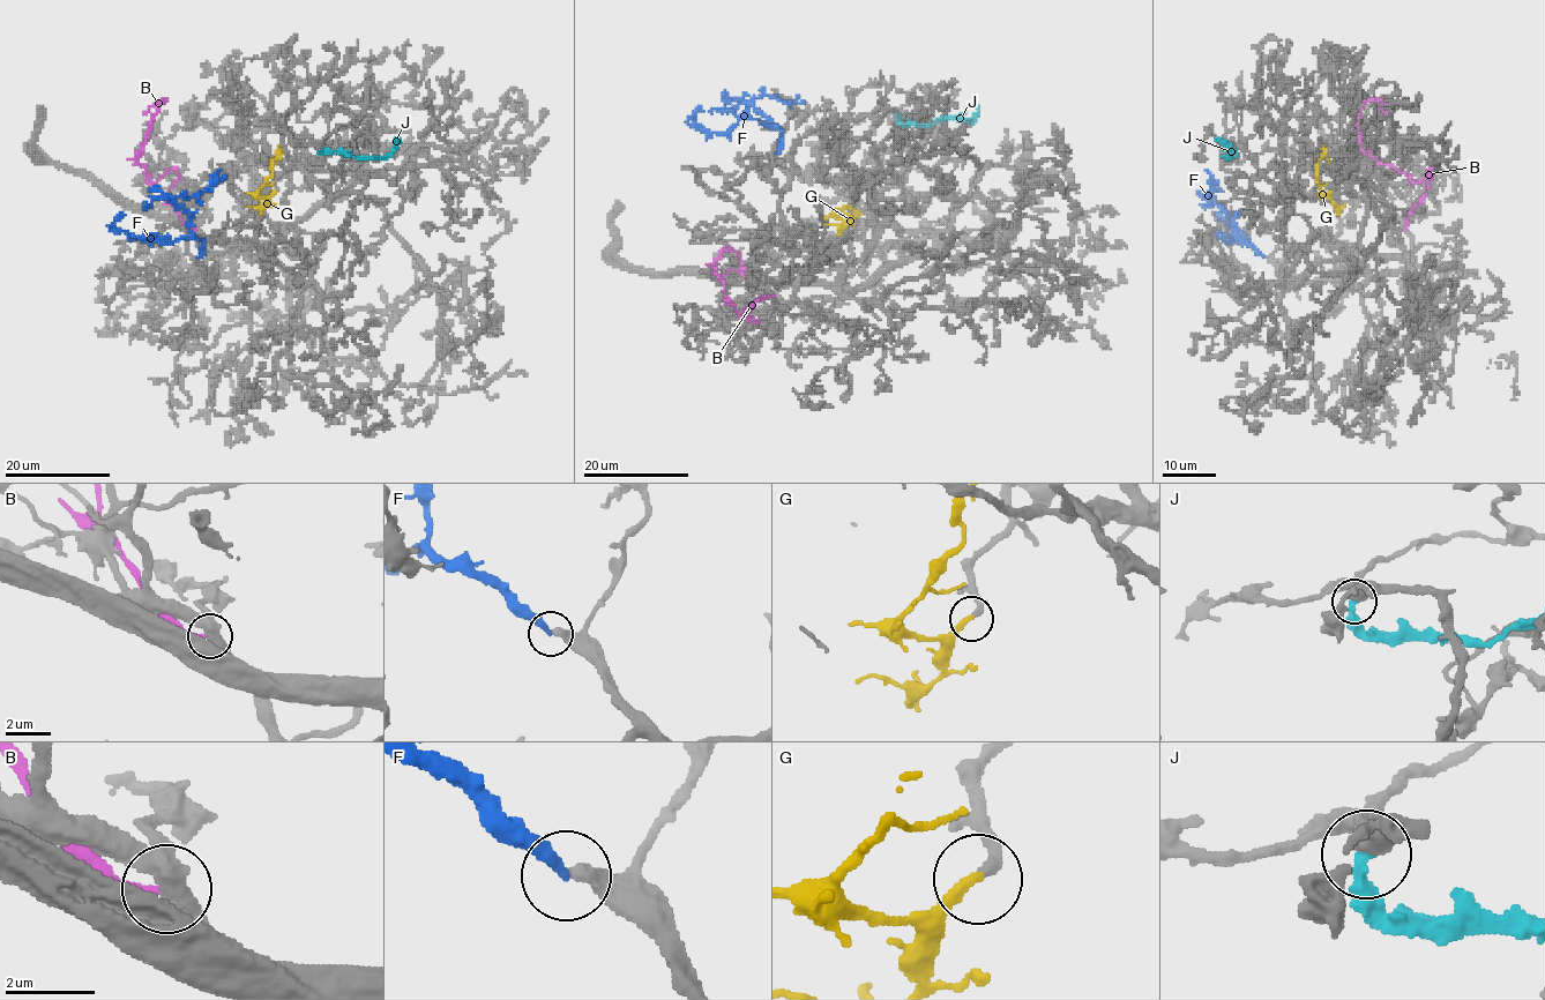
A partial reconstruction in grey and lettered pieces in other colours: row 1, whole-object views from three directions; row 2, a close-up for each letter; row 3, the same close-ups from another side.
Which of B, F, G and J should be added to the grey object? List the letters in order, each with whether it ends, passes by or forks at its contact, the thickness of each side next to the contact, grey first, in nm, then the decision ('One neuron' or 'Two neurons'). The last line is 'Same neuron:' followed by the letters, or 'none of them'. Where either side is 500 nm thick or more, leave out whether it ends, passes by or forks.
B: It ends there. Thickness 380 nm (grey) against 170 nm. Two neurons
F: It ends there. Thickness 320 nm (grey) against 320 nm. One neuron
G: It ends there. Thickness 240 nm (grey) against 240 nm. One neuron
J: Thickness 500 nm (grey) against 360 nm. Two neurons
Same neuron: F, G

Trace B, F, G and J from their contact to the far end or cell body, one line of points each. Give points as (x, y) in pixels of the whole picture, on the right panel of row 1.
B: (1407, 229), (1430, 170), (1412, 183), (1360, 144), (1358, 116), (1367, 99), (1388, 113)
F: (1263, 258), (1236, 236), (1228, 240), (1244, 239), (1218, 211)
G: (1330, 193), (1328, 196), (1322, 193), (1319, 183), (1318, 161), (1326, 150), (1321, 148)
J: (1225, 150), (1234, 153), (1229, 158), (1228, 148), (1215, 137)

